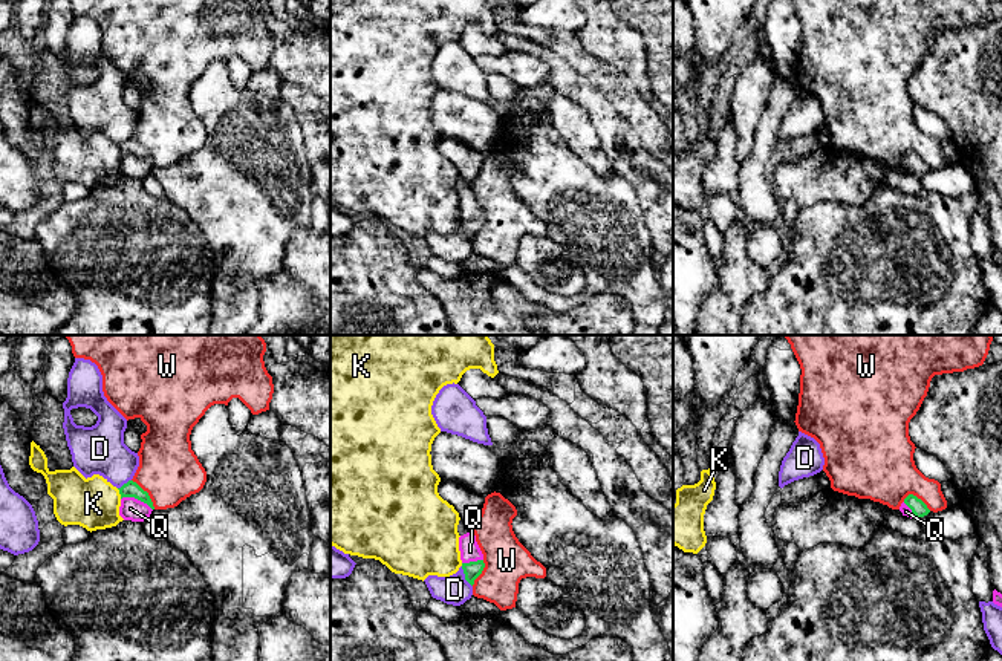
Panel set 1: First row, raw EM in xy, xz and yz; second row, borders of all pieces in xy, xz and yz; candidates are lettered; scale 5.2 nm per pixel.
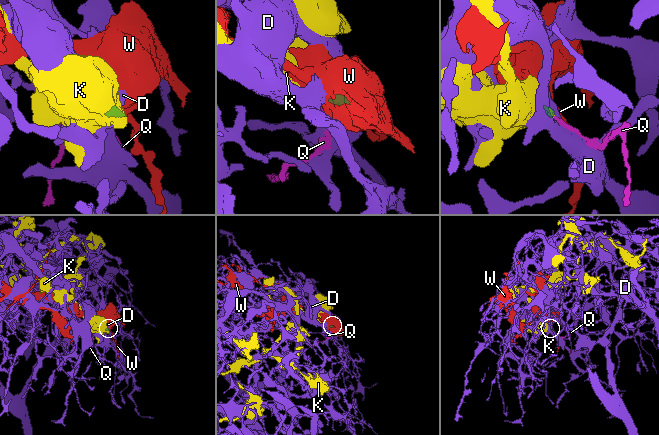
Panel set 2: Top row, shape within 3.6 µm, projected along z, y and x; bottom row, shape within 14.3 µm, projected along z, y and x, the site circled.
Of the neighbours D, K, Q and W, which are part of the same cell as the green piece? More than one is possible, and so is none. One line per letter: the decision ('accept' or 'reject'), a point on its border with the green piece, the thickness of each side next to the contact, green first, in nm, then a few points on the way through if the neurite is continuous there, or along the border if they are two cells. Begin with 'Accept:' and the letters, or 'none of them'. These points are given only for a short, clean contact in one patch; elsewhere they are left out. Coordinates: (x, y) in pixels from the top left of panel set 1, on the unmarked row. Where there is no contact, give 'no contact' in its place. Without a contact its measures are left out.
Accept: Q
D: reject; contact xz (465, 234); calibres 90 and 160 nm; border xz (461, 224), (465, 237), (471, 244)
K: reject; contact xy (120, 150); calibres 80 and 280 nm; border xy (117, 146), (121, 155)
Q: accept; contact xy (136, 155); calibres 80 and 120 nm; way xy (130, 146), (136, 155), (130, 166)
W: reject; contact xy (147, 150); calibres 80 and 320 nm; border xy (132, 136), (147, 150), (155, 166)

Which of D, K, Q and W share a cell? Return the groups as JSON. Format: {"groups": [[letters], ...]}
{"groups": [["D"], ["K"], ["Q"], ["W"]]}

